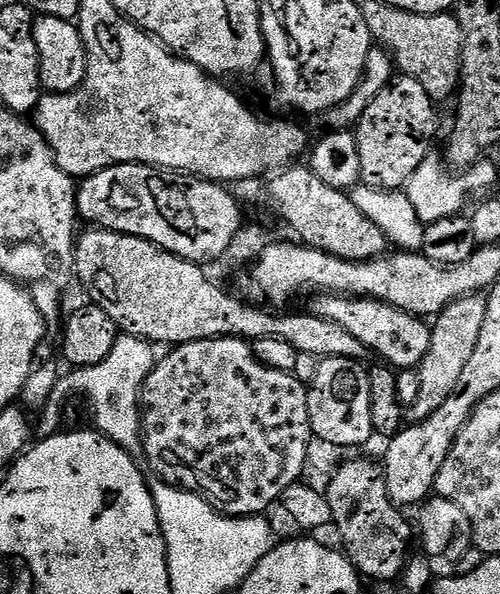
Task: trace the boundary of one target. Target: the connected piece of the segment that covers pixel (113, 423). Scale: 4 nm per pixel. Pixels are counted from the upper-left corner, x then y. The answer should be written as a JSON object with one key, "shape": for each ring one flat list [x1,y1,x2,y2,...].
{"shape":[[117,335,114,342,114,350,98,362,98,366,86,366,77,368,61,375,56,383,54,394,50,394,49,405,54,409,64,404,68,395,76,396,84,391,88,399,88,412,92,415,95,431,110,438,119,448,125,448,127,452,135,453,142,444,142,428,140,418,140,391,146,382,146,378,152,373,152,368,158,359,153,345,147,340,139,340,136,336]]}

